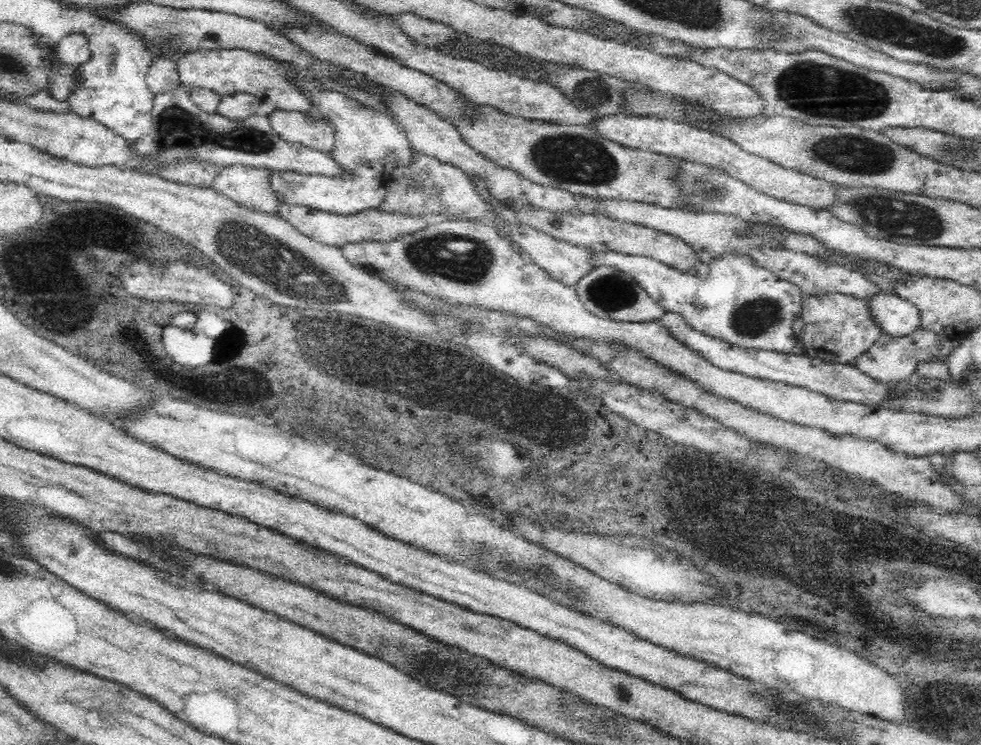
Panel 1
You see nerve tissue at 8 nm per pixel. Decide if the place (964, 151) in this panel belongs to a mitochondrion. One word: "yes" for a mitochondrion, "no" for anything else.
yes

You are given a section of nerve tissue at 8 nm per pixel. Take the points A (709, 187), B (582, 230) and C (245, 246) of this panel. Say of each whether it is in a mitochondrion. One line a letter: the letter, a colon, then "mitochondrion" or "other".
A: mitochondrion
B: other
C: mitochondrion

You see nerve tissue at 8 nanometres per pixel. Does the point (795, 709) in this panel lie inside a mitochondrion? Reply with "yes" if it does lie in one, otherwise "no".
no

